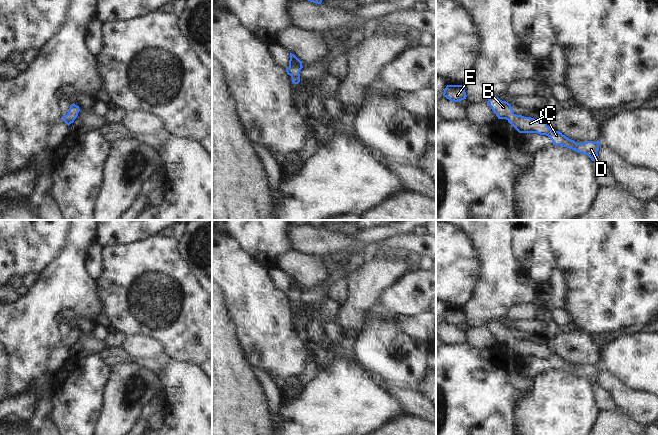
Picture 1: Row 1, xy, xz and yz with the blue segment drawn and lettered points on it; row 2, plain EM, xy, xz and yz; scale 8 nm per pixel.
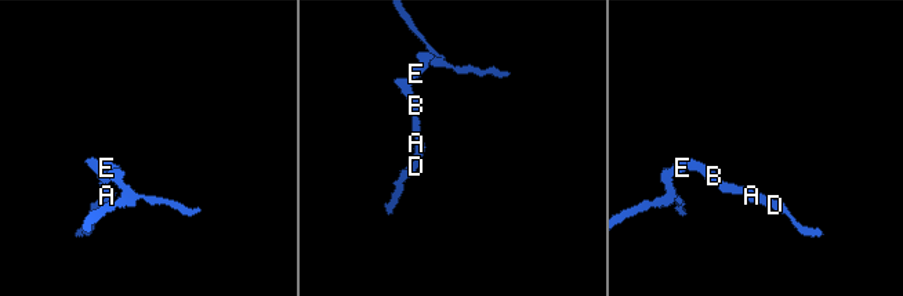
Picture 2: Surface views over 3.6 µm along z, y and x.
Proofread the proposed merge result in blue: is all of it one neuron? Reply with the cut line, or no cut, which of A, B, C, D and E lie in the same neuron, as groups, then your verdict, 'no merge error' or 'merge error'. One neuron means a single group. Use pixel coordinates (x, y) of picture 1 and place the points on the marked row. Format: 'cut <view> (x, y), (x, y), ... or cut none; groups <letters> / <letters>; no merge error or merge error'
cut none; groups A B C D E; no merge error

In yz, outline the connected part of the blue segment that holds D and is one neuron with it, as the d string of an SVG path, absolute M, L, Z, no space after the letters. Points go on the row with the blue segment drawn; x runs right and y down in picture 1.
M491 96L487 104L494 111L498 119L506 119L519 133L538 133L540 135L546 135L552 140L555 146L560 145L567 147L578 153L588 155L592 161L597 160L597 151L600 146L600 141L576 143L561 132L552 131L551 128L547 126L546 121L538 121L531 117L514 114L511 105L496 96Z

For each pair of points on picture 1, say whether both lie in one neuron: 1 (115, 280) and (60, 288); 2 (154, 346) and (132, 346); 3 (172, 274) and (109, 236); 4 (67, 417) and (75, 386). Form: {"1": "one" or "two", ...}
{"1": "two", "2": "one", "3": "two", "4": "one"}

